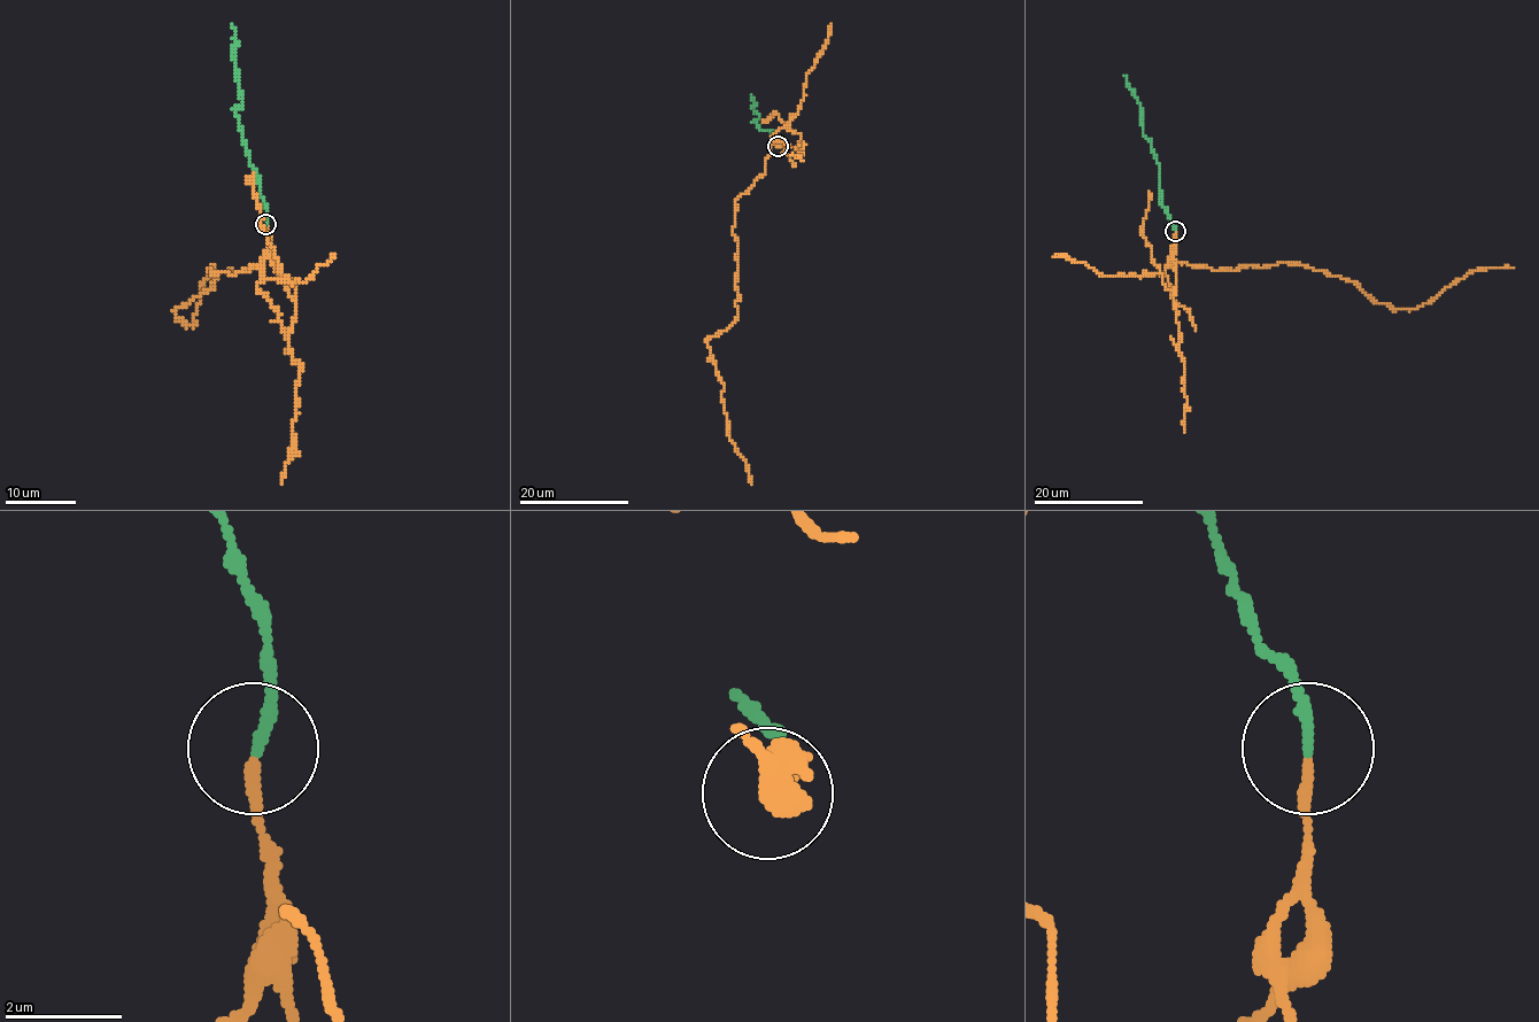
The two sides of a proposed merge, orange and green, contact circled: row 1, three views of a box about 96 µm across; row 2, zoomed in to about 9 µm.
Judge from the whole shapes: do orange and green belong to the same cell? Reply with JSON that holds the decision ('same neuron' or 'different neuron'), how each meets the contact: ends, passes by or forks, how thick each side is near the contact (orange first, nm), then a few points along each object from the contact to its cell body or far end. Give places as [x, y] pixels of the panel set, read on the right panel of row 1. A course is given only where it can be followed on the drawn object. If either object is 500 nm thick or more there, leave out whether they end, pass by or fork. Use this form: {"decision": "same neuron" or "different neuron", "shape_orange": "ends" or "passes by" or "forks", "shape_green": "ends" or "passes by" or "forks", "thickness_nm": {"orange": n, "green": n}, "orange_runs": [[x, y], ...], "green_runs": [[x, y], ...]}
{"decision": "different neuron", "shape_orange": "ends", "shape_green": "ends", "thickness_nm": {"orange": 180, "green": 190}, "orange_runs": [[1175, 231], [1169, 264], [1230, 270], [1288, 261], [1346, 278], [1396, 309], [1416, 309], [1477, 270], [1513, 266]], "green_runs": [[1175, 231], [1160, 203], [1158, 157], [1145, 137], [1142, 108], [1124, 75]]}

